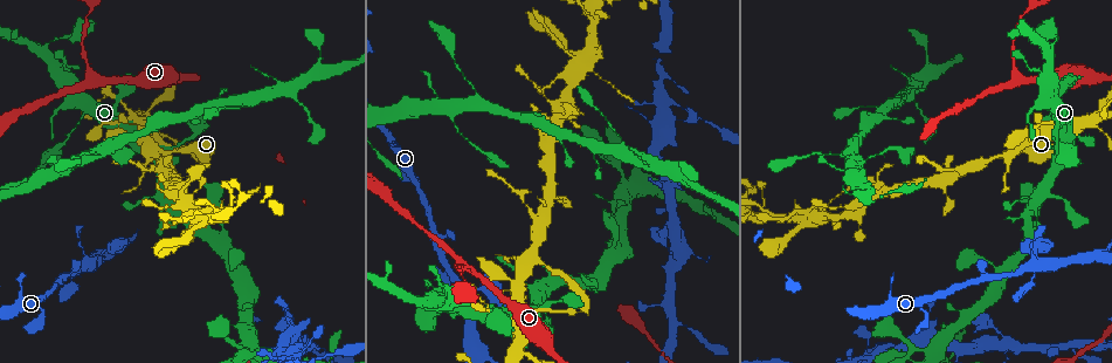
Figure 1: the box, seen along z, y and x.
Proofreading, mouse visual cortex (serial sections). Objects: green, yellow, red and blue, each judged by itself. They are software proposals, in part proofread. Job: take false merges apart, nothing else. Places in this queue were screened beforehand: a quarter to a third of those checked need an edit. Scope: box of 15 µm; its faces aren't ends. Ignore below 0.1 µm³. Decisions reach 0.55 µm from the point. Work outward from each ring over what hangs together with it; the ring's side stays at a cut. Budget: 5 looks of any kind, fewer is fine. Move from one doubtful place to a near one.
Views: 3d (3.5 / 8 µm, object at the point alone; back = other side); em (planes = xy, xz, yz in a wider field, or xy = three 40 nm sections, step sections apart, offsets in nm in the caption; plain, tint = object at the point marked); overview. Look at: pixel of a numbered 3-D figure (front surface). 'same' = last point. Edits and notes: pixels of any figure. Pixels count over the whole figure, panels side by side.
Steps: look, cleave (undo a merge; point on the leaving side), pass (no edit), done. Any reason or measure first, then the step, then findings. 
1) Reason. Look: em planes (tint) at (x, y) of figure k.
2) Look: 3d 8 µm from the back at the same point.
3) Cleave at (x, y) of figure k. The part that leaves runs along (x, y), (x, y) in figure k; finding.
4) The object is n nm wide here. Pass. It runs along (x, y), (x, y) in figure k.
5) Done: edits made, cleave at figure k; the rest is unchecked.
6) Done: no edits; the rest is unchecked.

Small branch off a trunk. Look: 3d 3.5 µm at (159, 154) of figure 1.

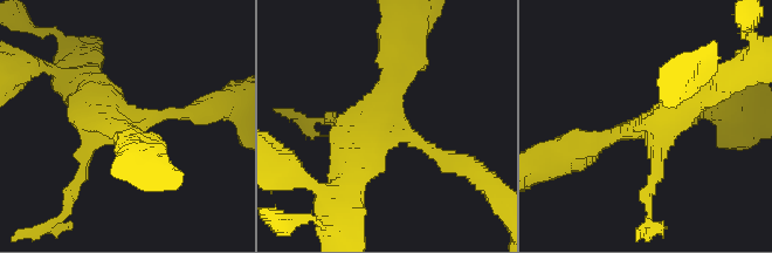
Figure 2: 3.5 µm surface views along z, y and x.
Look: em planes (tint) at (390, 132) of figure 2.

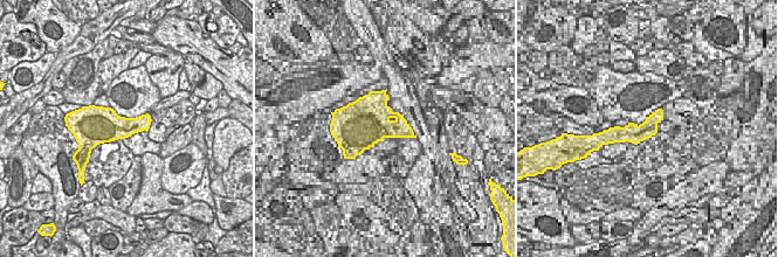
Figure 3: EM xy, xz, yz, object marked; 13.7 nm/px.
Pass. It runs along (460, 163), (385, 127), (392, 65) in figure 2; one cell here.

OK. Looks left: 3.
Small branch off a trunk. Look: 3d 8 µm at (1094, 124) of figure 1.

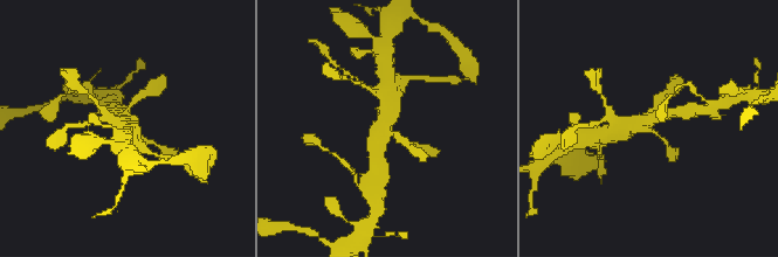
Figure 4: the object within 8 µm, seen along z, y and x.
Closer look. Look: 3d 3.5 µm at (386, 125) of figure 4.

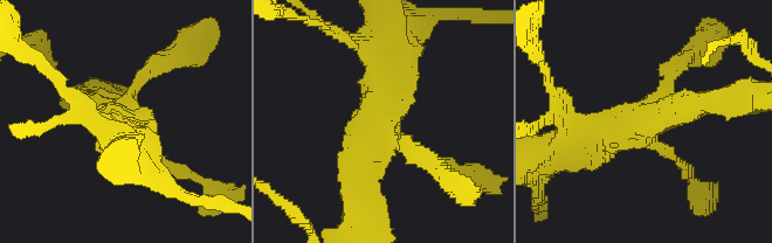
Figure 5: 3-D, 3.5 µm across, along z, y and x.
4 arms meet here; the arms are 100, 150, 400, 450 nm wide; need the tissue. Look: em xy step 5 (tint) at (385, 120) of figure 5.

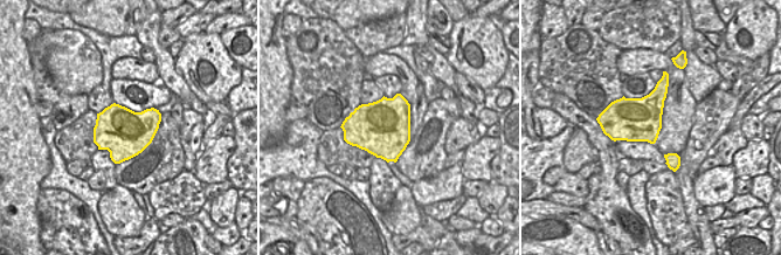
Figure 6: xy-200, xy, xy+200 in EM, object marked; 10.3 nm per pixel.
Pass. It runs along (393, 43), (383, 118), (350, 179) in figure 5; one cell here.

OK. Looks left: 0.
Done: no edits; the rest is unchecked.

